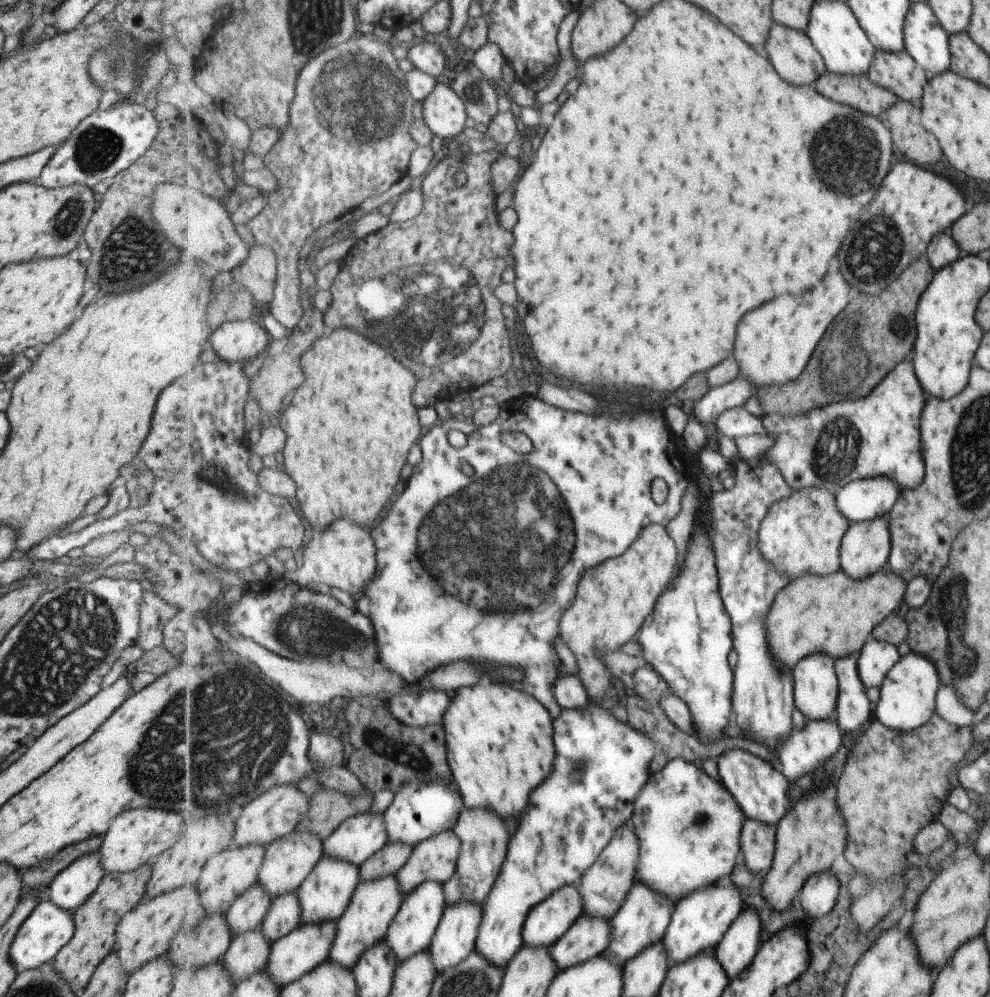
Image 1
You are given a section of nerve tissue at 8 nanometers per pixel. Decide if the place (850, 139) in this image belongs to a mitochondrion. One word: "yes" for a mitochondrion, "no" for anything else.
yes

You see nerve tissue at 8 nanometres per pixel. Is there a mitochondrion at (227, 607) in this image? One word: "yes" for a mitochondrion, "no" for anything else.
no

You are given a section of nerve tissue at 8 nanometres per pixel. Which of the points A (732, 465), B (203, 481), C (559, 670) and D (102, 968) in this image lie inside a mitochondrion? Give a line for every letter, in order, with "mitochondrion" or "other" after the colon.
A: other
B: mitochondrion
C: other
D: other

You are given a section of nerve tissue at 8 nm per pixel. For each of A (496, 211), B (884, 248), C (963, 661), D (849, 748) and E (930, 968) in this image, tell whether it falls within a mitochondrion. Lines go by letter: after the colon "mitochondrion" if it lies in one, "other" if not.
A: other
B: mitochondrion
C: mitochondrion
D: other
E: other

